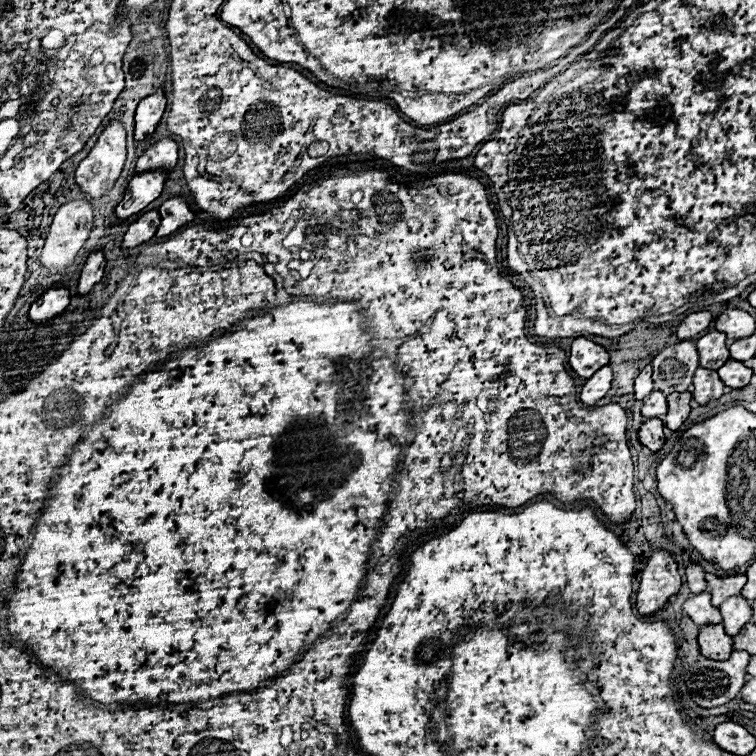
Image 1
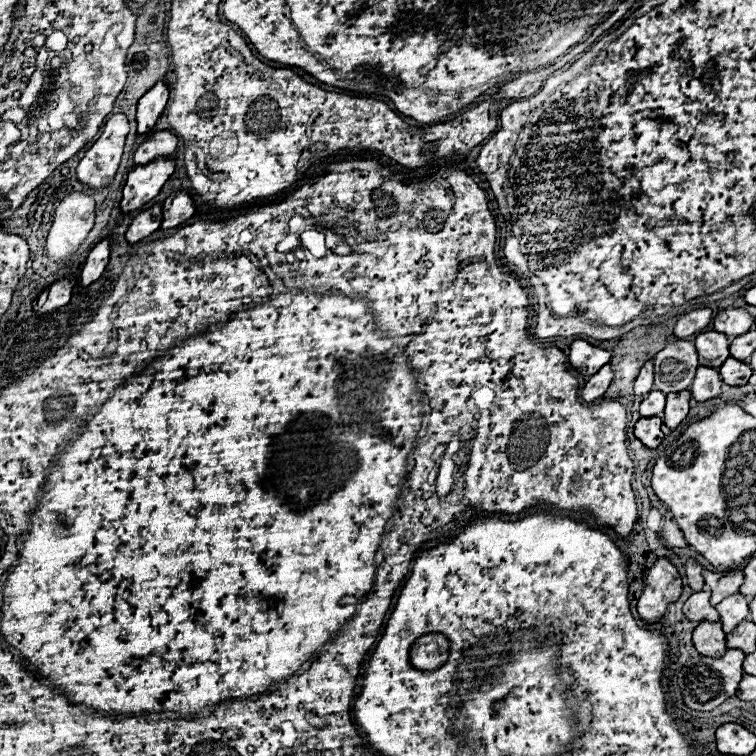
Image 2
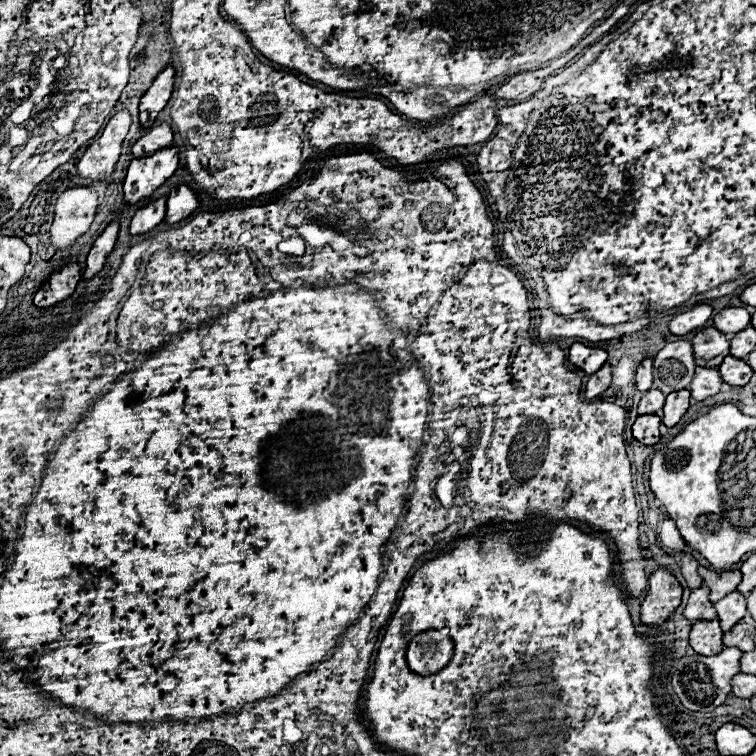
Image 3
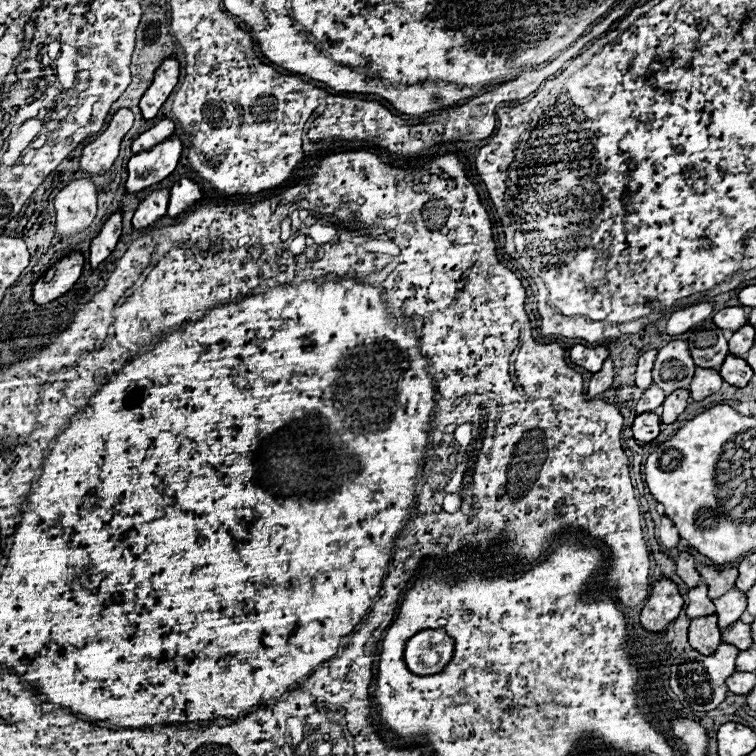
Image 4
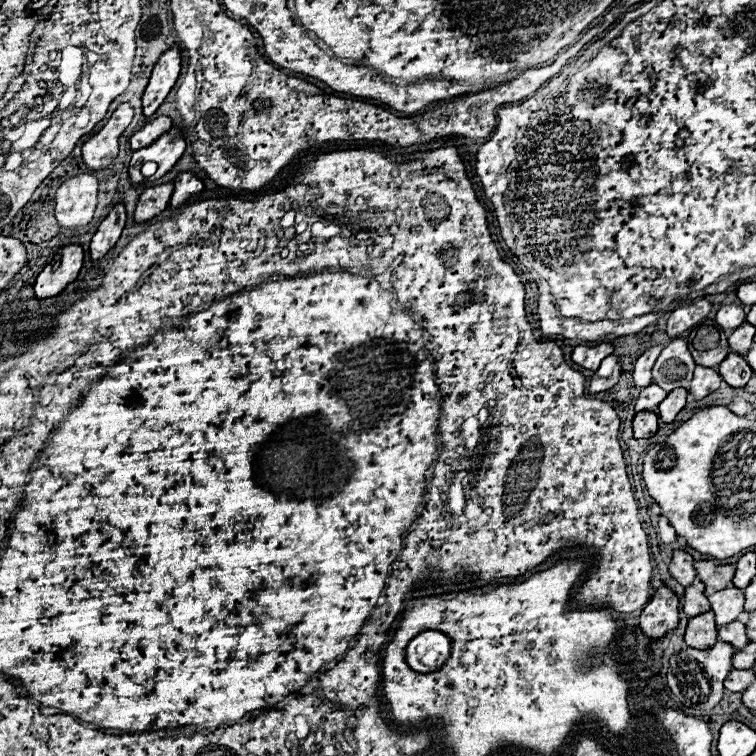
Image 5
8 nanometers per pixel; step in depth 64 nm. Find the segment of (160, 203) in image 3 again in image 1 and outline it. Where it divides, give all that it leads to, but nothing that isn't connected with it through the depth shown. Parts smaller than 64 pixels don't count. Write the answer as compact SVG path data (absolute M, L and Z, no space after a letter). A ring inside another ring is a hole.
M150 210L144 216L140 216L136 222L130 224L128 232L124 234L122 248L134 248L146 240L150 240L160 226L160 214L158 210Z

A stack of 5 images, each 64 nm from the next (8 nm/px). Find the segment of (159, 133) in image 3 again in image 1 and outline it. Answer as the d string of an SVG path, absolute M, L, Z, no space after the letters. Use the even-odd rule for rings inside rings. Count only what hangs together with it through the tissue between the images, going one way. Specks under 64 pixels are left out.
M162 138L158 142L154 142L150 148L146 148L142 152L142 156L138 156L136 162L136 170L168 170L172 172L178 160L178 144L172 138Z

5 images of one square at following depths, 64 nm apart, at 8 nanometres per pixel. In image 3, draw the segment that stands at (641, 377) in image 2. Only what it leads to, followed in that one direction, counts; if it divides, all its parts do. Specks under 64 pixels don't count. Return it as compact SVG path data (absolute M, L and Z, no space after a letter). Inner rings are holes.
M654 356L644 358L636 370L636 388L640 392L650 390L650 386L652 386L652 360L654 360Z

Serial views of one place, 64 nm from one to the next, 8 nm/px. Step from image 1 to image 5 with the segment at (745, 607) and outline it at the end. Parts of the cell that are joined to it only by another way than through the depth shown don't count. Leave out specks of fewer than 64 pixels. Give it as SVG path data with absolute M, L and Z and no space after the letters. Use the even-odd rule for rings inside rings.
M734 586L708 596L708 600L710 600L718 626L734 622L738 618L738 614L744 612L744 594L742 594L742 590L736 590Z

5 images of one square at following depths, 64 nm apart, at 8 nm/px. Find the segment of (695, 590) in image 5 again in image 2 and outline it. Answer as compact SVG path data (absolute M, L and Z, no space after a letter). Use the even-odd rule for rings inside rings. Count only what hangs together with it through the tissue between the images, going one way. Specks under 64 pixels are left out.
M710 590L694 592L684 604L684 616L692 622L718 622L720 616L710 604Z

